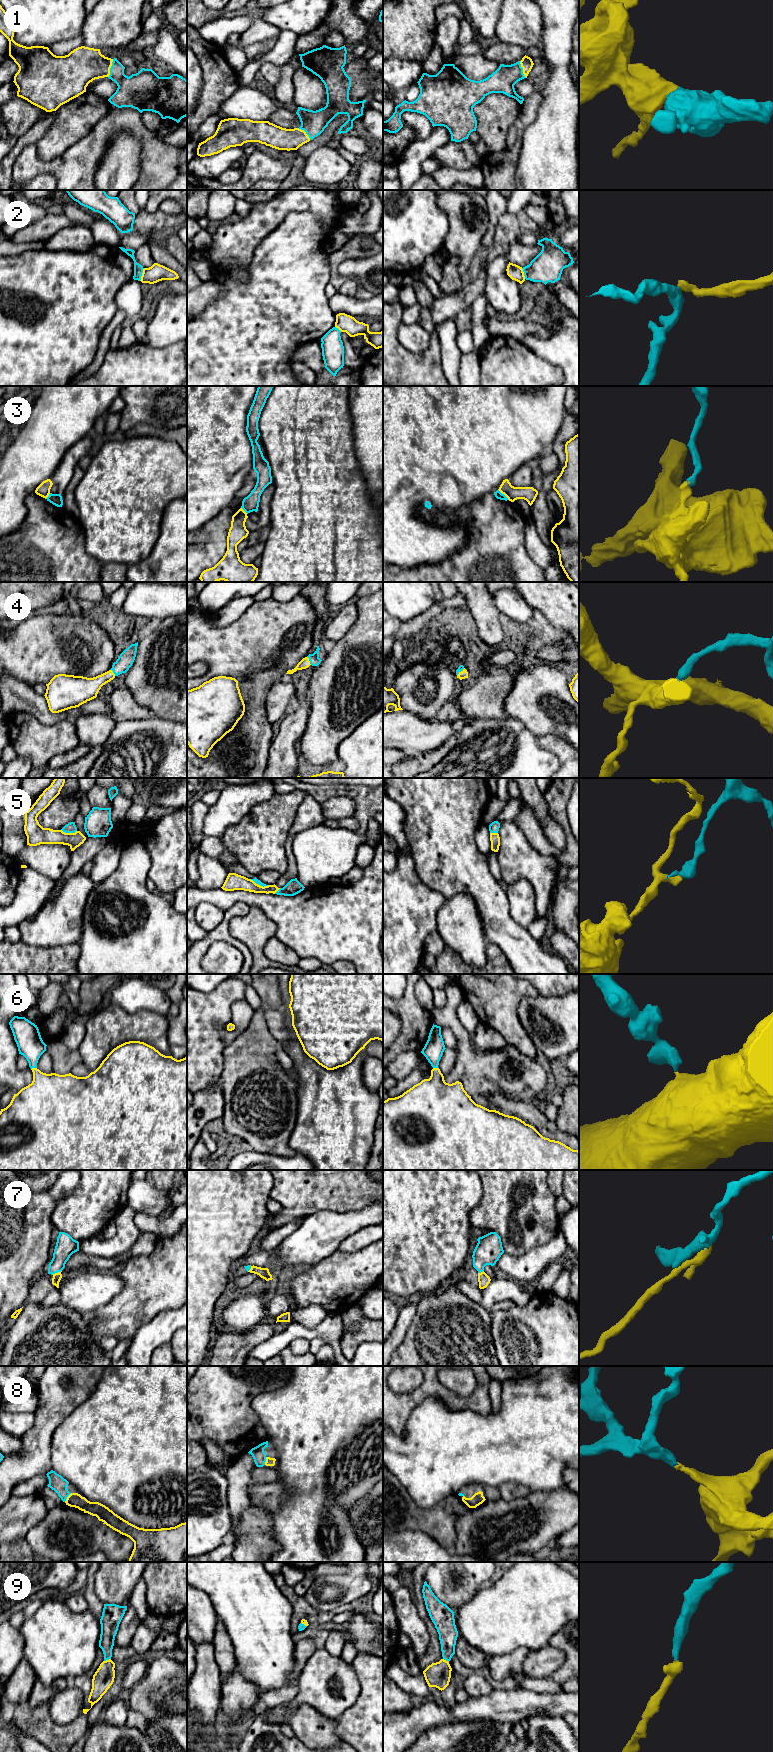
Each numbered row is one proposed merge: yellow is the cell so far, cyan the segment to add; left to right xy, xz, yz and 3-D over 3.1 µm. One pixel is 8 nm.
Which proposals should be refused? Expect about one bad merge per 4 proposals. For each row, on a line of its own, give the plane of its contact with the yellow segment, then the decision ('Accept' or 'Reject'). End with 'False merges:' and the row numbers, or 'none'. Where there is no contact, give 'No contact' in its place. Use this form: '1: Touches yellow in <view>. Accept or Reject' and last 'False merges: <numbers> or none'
1: Touches yellow in xy. Accept
2: Touches yellow in xy. Reject
3: Touches yellow in yz. Reject
4: Touches yellow in xz. Accept
5: Touches yellow in xy. Reject
6: Touches yellow in xy. Accept
7: Touches yellow in xy. Reject
8: Touches yellow in xy. Accept
9: Touches yellow in xy. Accept
False merges: 2, 3, 5, 7

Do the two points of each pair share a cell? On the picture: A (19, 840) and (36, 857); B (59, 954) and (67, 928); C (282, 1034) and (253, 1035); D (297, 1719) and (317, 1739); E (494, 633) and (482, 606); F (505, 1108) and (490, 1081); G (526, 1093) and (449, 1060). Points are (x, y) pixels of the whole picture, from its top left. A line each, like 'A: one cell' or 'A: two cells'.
A: two cells
B: two cells
C: two cells
D: one cell
E: one cell
F: two cells
G: two cells

